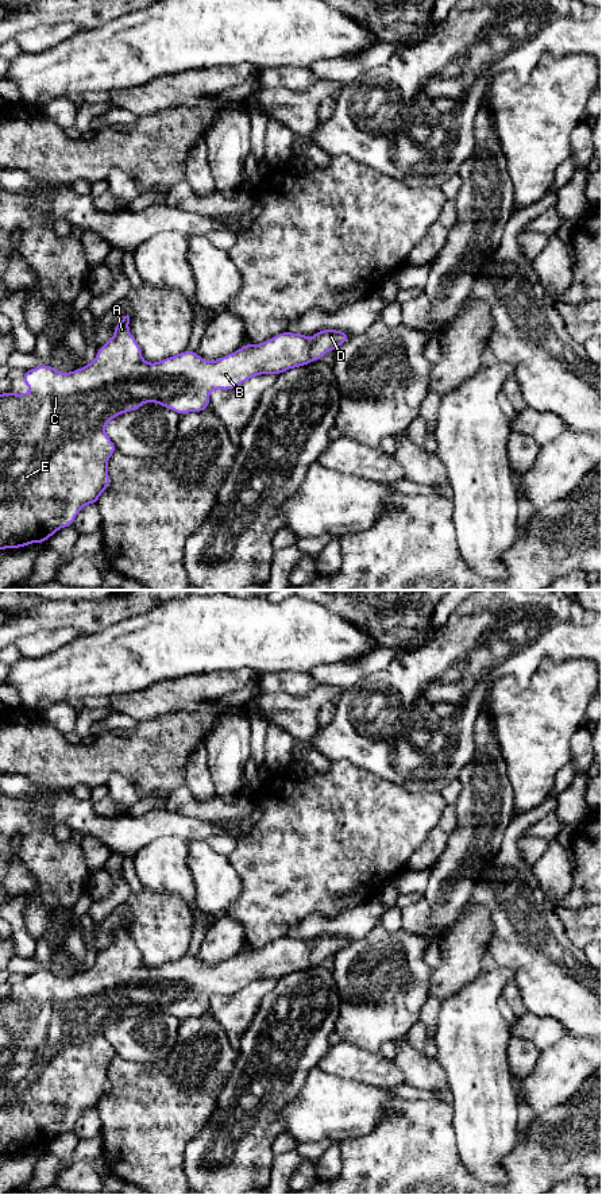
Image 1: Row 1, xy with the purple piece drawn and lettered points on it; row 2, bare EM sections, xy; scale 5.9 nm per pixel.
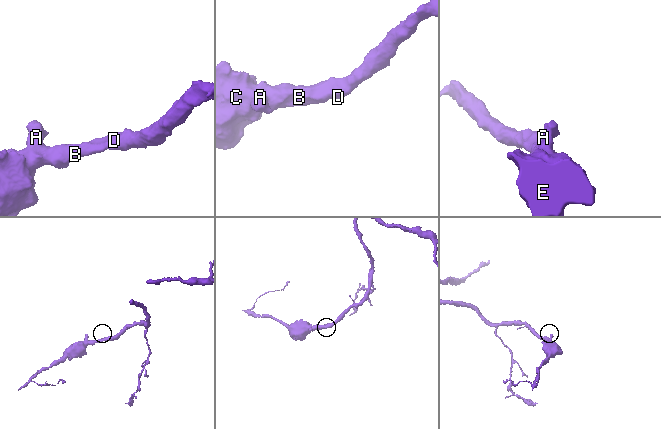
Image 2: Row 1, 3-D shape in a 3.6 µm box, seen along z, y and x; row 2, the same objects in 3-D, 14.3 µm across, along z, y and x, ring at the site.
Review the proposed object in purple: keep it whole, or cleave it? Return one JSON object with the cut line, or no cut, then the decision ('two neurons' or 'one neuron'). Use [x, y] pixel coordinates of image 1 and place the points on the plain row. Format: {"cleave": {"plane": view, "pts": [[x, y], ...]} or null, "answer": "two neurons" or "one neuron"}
{"cleave": null, "answer": "one neuron"}

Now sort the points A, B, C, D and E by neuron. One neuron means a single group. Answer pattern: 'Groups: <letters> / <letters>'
Groups: A B C D E

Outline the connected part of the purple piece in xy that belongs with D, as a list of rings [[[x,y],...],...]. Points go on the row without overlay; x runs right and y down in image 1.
[[[127,920],[115,930],[113,942],[97,955],[94,965],[88,968],[86,971],[69,978],[57,976],[51,970],[36,971],[32,975],[27,975],[23,979],[24,990],[27,992],[32,992],[34,994],[32,998],[16,999],[7,997],[0,999],[0,1154],[20,1153],[32,1148],[45,1148],[58,1134],[73,1130],[76,1121],[85,1110],[97,1109],[100,1099],[109,1091],[111,1087],[107,1075],[108,1065],[112,1061],[112,1059],[117,1056],[116,1051],[105,1038],[105,1029],[112,1024],[115,1024],[116,1021],[126,1017],[134,1017],[135,1014],[140,1013],[144,1007],[161,1009],[162,1011],[169,1013],[177,1017],[178,1019],[185,1019],[189,1017],[201,1017],[209,1013],[209,998],[215,994],[229,995],[238,992],[247,984],[261,979],[278,980],[289,974],[305,971],[310,967],[323,963],[328,956],[336,955],[339,951],[344,949],[350,944],[348,938],[337,934],[321,934],[313,938],[312,945],[308,944],[308,940],[292,938],[285,936],[279,940],[273,941],[265,948],[261,949],[248,948],[236,955],[235,957],[219,963],[213,967],[200,963],[196,956],[186,955],[181,959],[162,964],[157,968],[150,968],[142,963],[142,953],[136,947],[136,944],[130,938],[128,929],[130,929],[130,921]]]

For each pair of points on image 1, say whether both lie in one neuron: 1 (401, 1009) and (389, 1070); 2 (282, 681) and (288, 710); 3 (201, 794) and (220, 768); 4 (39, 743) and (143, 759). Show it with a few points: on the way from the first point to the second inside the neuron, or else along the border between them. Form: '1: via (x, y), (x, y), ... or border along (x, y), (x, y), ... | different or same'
1: border along (347, 1043), (352, 1043), (365, 1051), (378, 1051) | different
2: border along (316, 686), (303, 696), (262, 693) | different
3: border along (205, 750), (207, 767), (216, 795) | different
4: via (65, 759), (118, 759) | same

